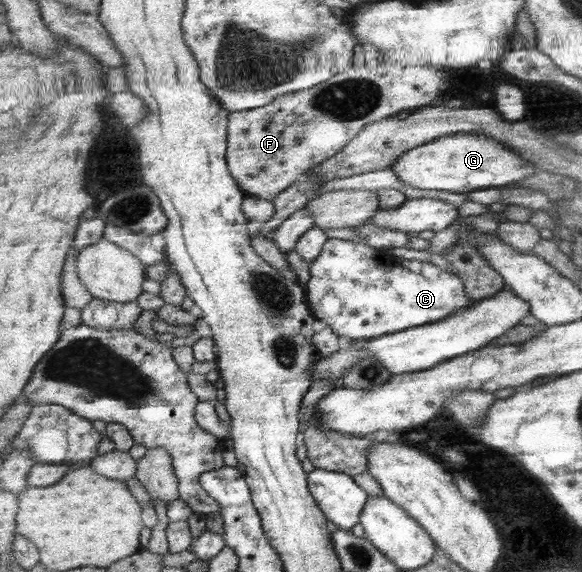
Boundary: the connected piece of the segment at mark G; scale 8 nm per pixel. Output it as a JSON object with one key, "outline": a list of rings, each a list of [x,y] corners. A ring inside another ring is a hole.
{"outline":[[[449,134],[404,152],[392,164],[392,171],[405,186],[421,190],[447,190],[465,194],[473,190],[500,189],[506,184],[533,176],[537,167],[502,142],[481,134]]]}

